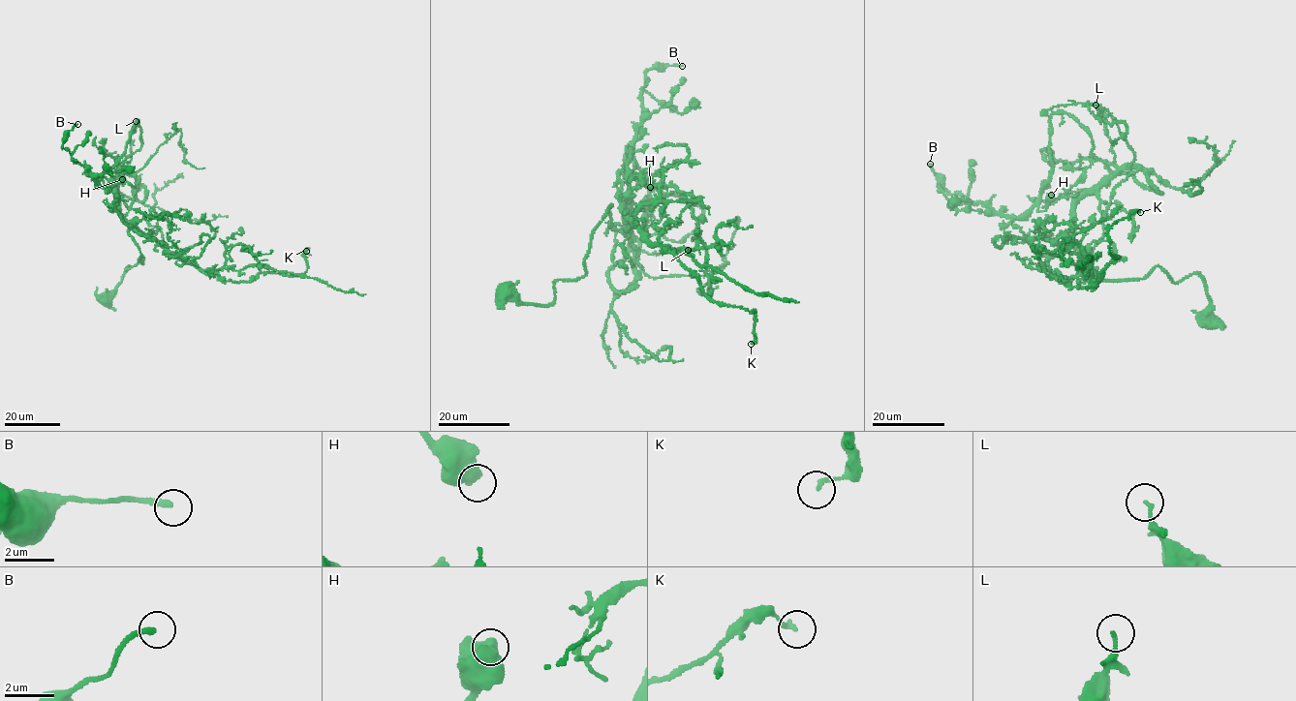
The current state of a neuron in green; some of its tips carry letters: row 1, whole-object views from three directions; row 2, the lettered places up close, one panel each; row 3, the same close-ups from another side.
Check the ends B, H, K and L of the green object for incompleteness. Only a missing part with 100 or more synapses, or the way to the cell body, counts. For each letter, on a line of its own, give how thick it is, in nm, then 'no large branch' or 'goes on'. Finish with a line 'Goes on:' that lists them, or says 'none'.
B: calibre 220 nm; no large branch
H: calibre 650 nm; no large branch
K: calibre 180 nm; no large branch
L: calibre 120 nm; no large branch
Goes on: none

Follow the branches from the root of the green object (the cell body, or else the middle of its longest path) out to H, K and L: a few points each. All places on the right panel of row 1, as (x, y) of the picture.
H: (1209, 323), (1197, 273), (1082, 274), (1139, 168), (1093, 156), (1064, 113), (1038, 211), (1051, 195)
K: (1209, 323), (1197, 273), (1082, 274), (1139, 168), (1076, 201), (1094, 287), (1118, 257), (1107, 228), (1140, 212)
L: (1209, 323), (1197, 273), (1082, 274), (1112, 192), (1139, 168), (1115, 164), (1095, 105)

